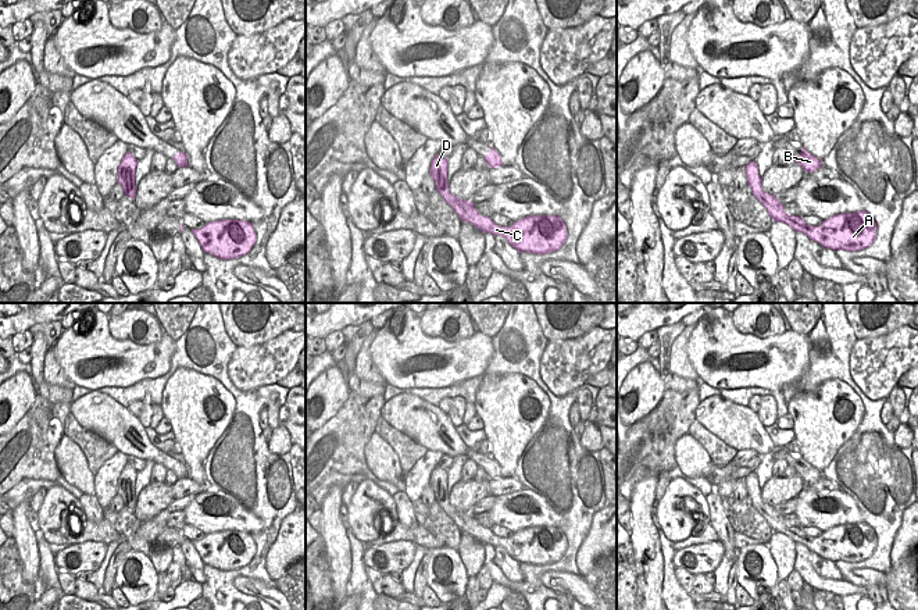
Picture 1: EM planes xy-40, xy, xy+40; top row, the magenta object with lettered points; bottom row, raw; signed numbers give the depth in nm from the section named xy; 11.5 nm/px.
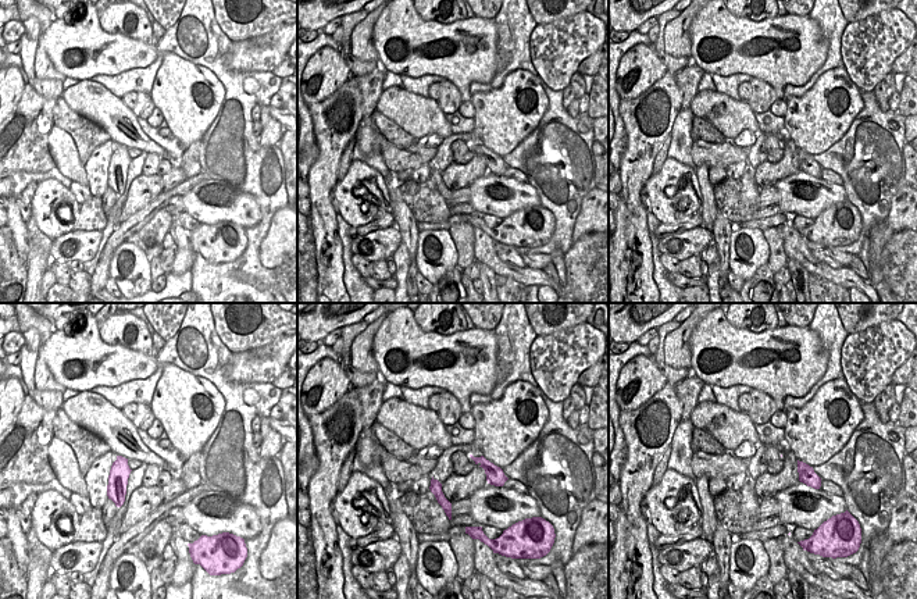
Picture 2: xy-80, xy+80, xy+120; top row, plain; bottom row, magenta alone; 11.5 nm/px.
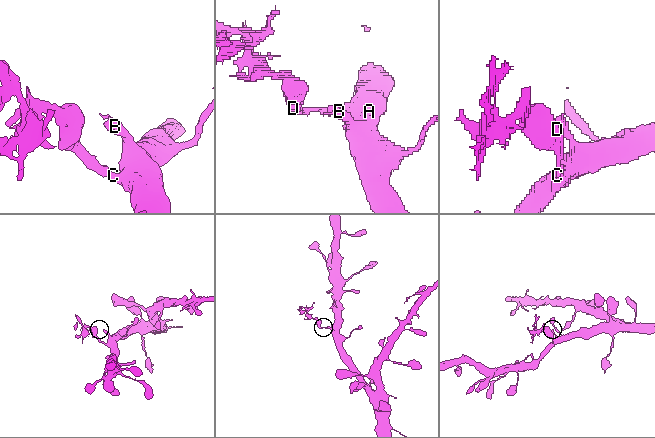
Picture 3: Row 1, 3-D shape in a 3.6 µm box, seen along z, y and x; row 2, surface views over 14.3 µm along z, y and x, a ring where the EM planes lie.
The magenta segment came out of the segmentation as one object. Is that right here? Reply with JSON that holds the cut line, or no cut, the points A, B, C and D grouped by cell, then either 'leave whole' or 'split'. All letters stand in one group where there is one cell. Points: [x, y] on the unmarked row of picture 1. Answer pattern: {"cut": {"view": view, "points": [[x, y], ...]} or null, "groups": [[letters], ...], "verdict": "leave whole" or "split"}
{"cut": {"view": "xy", "points": [[472, 516], [460, 530]]}, "groups": [["A", "B", "C"], ["D"]], "verdict": "split"}

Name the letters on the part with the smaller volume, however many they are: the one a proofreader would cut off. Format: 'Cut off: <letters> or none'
Cut off: D

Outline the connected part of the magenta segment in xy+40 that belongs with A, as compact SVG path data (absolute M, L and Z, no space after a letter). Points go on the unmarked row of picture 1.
M783 517L774 525L772 532L789 536L810 552L831 561L860 563L872 556L876 547L876 534L867 522L836 525L824 531L821 536L807 536L801 528L789 527Z

